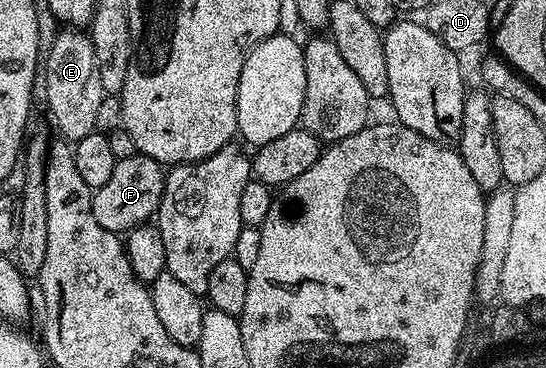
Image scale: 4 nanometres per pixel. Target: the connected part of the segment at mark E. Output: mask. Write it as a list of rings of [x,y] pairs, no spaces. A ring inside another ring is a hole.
[[[63,29],[59,36],[52,38],[52,45],[46,50],[43,63],[47,105],[59,129],[58,134],[68,142],[76,143],[96,130],[97,112],[106,96],[90,34],[83,29]]]

